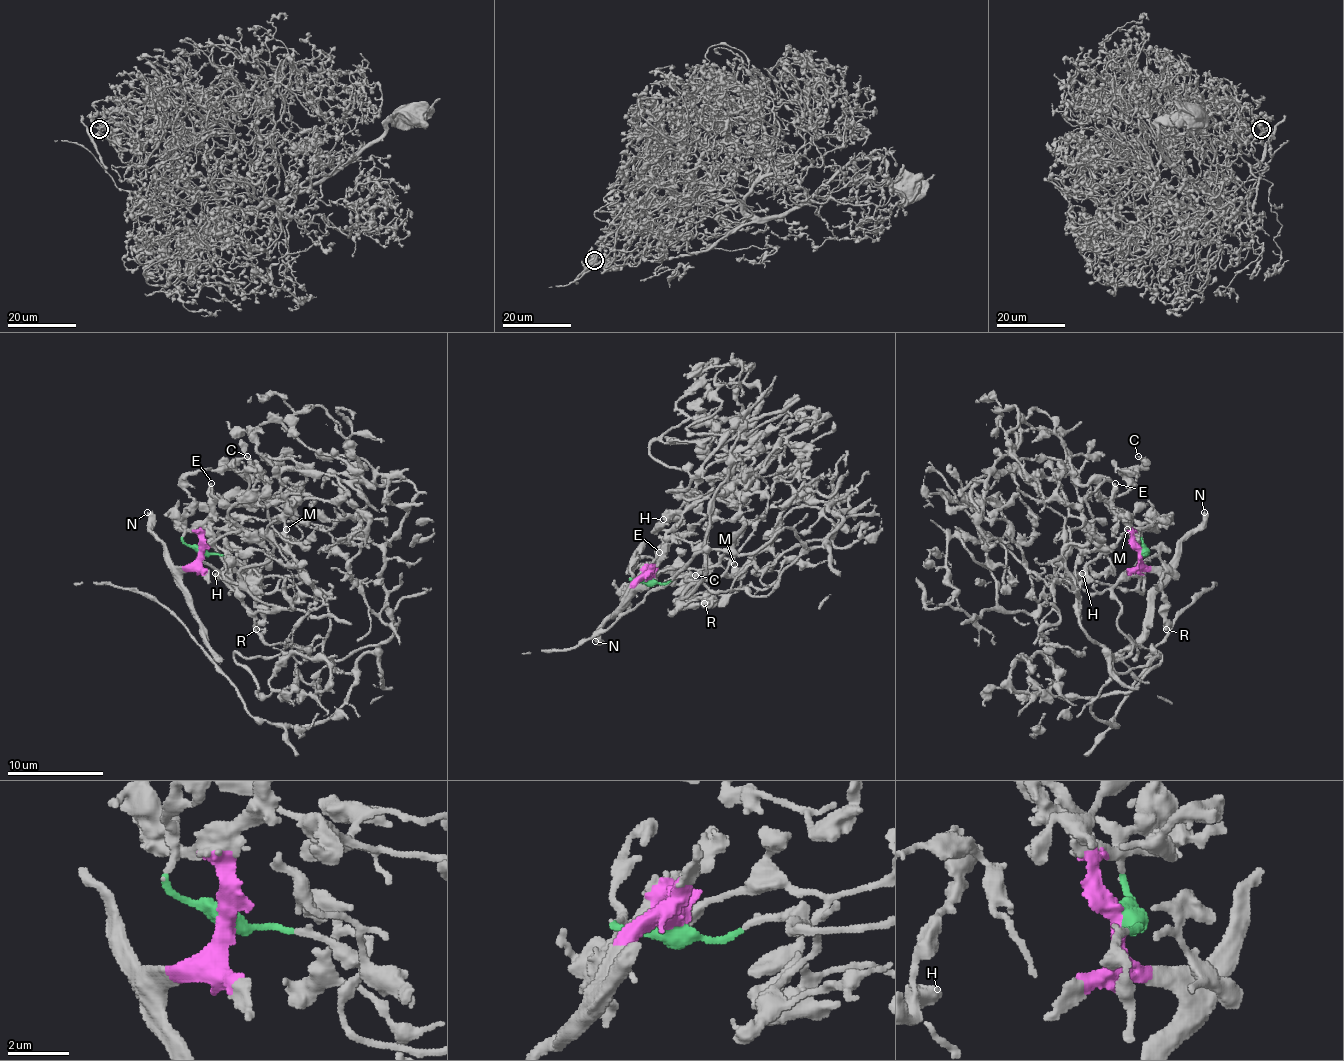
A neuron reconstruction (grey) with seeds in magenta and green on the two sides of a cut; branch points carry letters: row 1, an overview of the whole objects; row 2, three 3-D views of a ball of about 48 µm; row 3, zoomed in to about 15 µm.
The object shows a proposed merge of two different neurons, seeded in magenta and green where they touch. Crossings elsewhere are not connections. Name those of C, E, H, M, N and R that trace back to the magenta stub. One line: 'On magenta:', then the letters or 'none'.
On magenta: E, N

